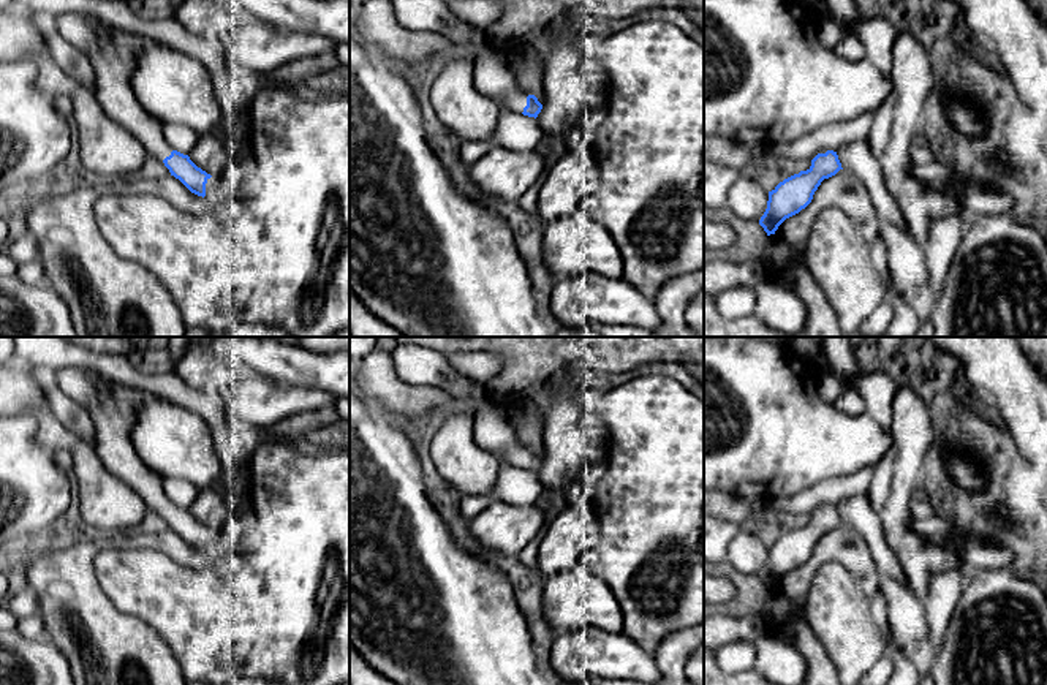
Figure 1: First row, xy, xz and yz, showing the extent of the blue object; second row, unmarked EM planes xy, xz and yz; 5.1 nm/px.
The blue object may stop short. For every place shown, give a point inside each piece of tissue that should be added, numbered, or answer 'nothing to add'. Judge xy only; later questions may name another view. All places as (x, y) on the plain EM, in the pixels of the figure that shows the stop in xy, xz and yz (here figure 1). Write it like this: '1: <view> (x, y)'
1: xy (114, 415)

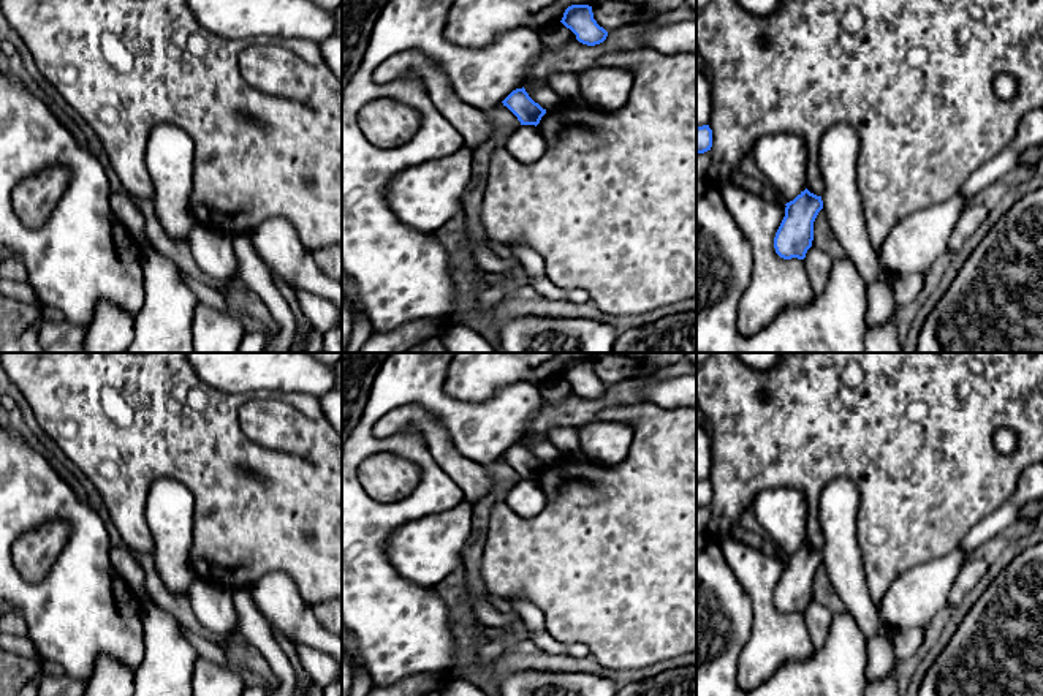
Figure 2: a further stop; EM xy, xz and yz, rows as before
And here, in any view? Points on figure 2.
nothing to add

